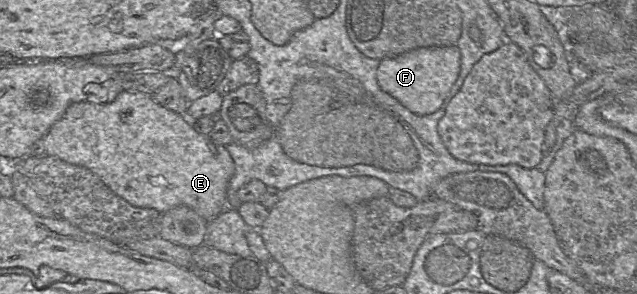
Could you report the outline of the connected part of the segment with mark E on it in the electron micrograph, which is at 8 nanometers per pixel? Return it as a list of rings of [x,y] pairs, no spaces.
[[[128,90],[120,92],[116,98],[109,103],[97,103],[91,100],[84,100],[71,104],[66,109],[64,115],[52,125],[49,131],[39,141],[37,154],[56,156],[66,162],[88,168],[99,176],[116,195],[125,199],[133,206],[153,208],[160,213],[164,213],[176,206],[185,205],[193,209],[206,221],[213,220],[226,209],[227,187],[235,172],[235,164],[227,148],[215,142],[210,135],[204,135],[195,131],[191,125],[191,120],[187,116],[161,106],[154,100],[153,96],[149,94]]]

